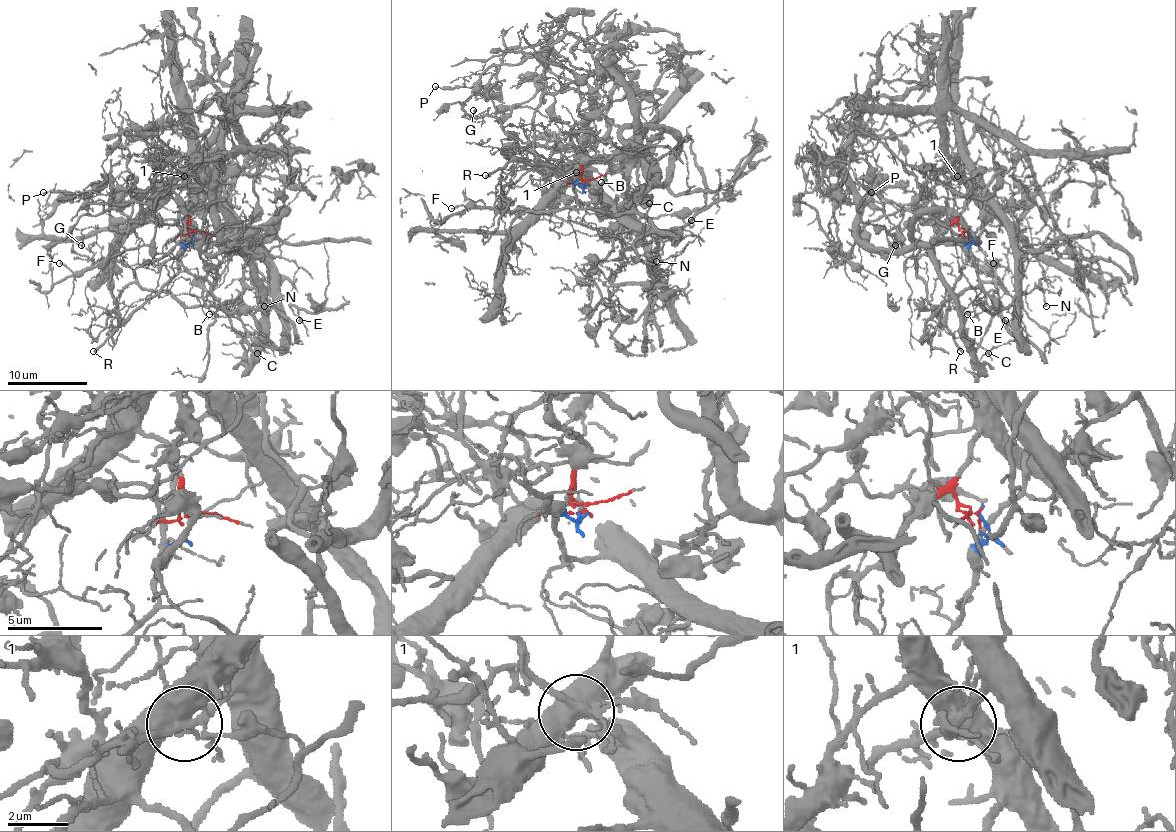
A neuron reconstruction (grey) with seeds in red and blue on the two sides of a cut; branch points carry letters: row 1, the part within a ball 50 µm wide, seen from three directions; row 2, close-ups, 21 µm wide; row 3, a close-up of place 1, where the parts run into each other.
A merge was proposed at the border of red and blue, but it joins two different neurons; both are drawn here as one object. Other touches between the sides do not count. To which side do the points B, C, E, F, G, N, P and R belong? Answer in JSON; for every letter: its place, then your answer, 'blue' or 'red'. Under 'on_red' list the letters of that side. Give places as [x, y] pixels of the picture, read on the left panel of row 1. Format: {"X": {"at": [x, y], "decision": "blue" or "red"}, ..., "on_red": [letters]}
{"B": {"at": [209, 314], "decision": "blue"}, "C": {"at": [257, 353], "decision": "blue"}, "E": {"at": [299, 320], "decision": "blue"}, "F": {"at": [59, 263], "decision": "blue"}, "G": {"at": [81, 245], "decision": "blue"}, "N": {"at": [264, 306], "decision": "blue"}, "P": {"at": [43, 192], "decision": "blue"}, "R": {"at": [93, 351], "decision": "blue"}, "on_red": []}

